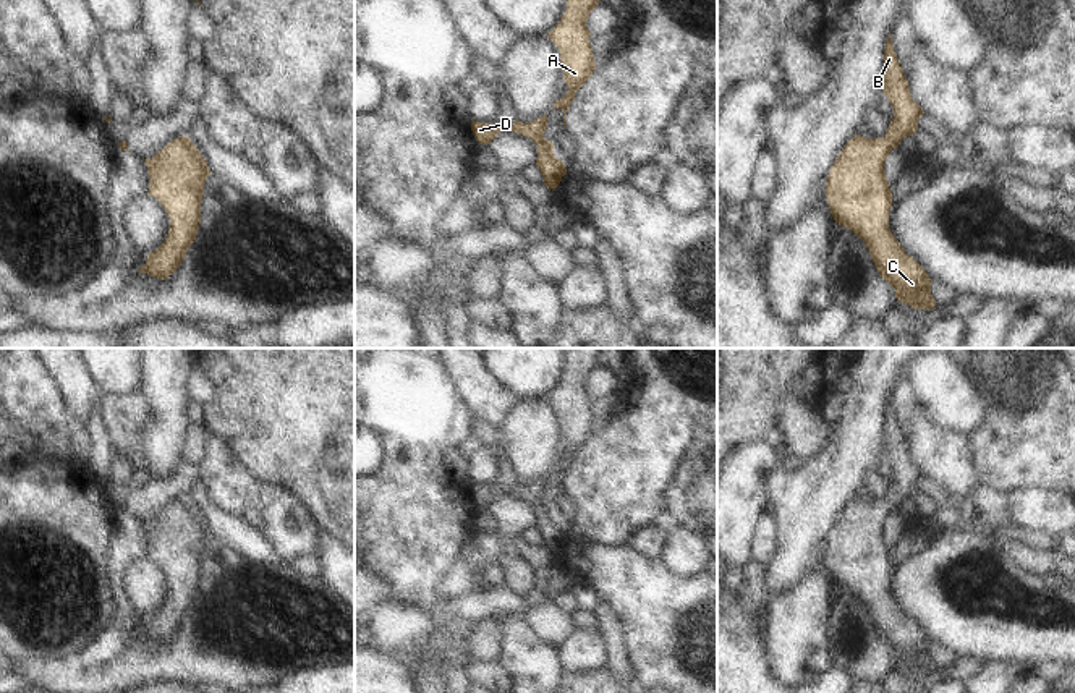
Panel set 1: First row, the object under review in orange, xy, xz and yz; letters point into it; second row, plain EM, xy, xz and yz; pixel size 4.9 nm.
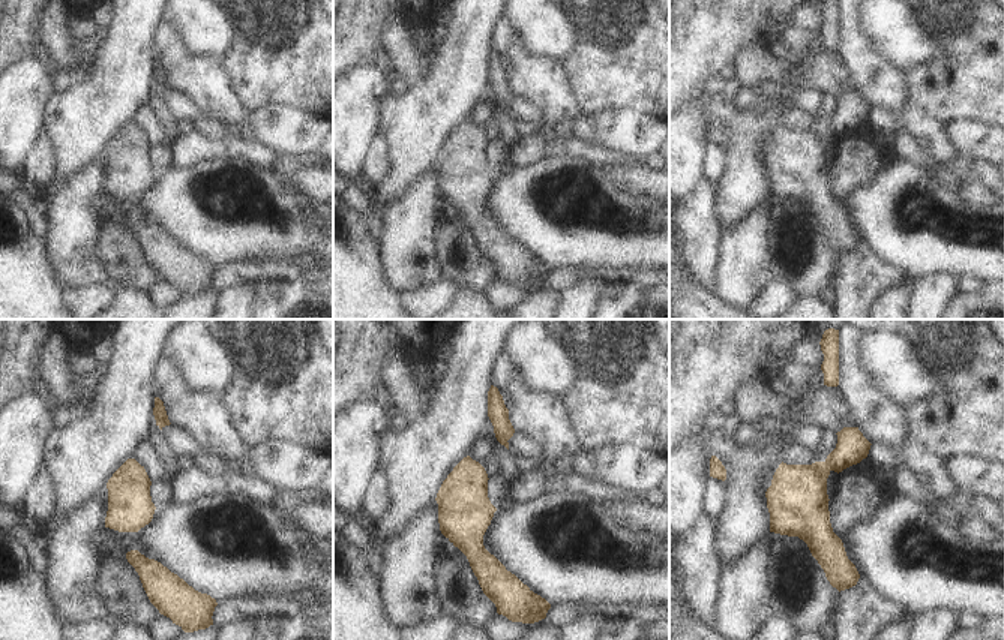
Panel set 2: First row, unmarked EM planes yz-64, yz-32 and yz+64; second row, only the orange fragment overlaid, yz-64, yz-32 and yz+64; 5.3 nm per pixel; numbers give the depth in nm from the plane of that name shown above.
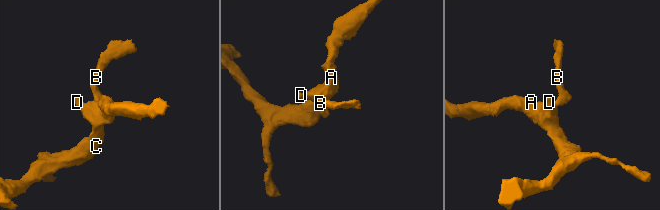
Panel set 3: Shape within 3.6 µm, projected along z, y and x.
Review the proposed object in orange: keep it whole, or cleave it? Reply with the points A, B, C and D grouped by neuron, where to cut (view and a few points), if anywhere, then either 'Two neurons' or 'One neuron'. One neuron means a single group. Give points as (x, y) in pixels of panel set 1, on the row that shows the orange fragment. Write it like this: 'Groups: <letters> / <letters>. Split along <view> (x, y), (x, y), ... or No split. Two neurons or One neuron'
Groups: A B C D. No split. One neuron.

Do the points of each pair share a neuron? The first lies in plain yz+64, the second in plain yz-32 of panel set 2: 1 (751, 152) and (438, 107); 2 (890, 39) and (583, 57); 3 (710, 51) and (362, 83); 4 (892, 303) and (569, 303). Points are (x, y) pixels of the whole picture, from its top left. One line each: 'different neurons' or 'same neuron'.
1: same neuron
2: different neurons
3: different neurons
4: different neurons

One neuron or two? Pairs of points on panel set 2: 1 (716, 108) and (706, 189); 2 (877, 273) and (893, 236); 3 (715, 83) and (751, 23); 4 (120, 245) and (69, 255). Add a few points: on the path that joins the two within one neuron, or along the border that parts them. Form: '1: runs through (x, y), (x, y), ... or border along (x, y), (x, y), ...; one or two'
1: border along (716, 183), (716, 212), (721, 218); two
2: border along (860, 240), (886, 263), (907, 275); two
3: border along (719, 74), (706, 77), (689, 95); two
4: border along (102, 222), (96, 258), (113, 281); two

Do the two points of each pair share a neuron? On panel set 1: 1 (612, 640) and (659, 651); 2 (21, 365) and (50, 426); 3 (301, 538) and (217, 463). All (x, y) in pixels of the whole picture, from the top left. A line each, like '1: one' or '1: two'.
1: two
2: one
3: one

